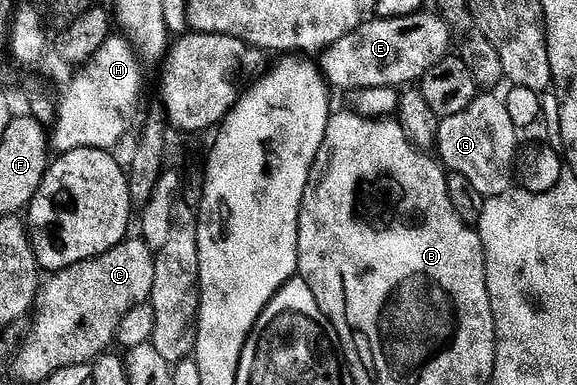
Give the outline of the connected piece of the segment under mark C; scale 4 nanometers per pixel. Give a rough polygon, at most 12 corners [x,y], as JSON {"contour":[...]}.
{"contour":[[130,236],[51,273],[33,326],[115,326],[150,297],[155,257]]}

